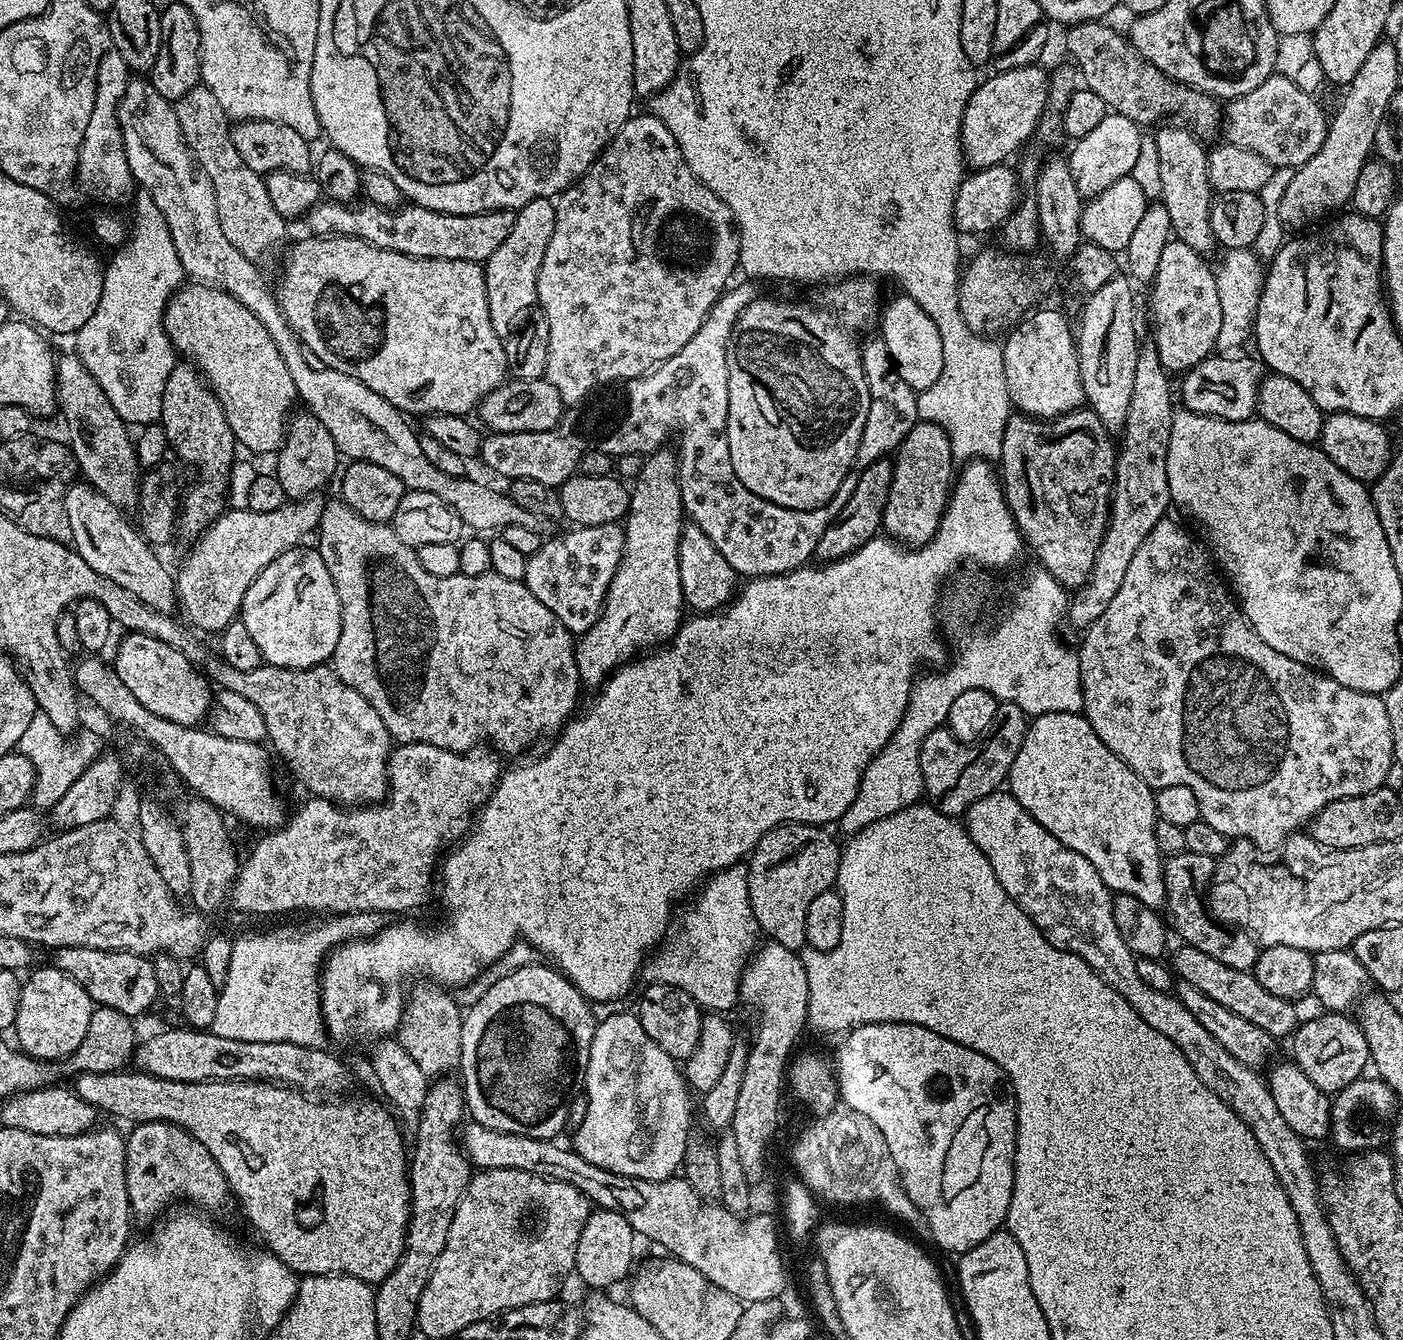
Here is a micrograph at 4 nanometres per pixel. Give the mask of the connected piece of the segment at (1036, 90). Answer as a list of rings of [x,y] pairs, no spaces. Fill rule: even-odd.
[[[1034,63],[1022,66],[1018,70],[996,72],[989,80],[981,79],[977,83],[960,127],[960,147],[964,149],[964,158],[969,169],[979,170],[1005,163],[1009,159],[1007,156],[1014,155],[1039,129],[1040,120],[1048,107],[1050,87],[1049,73],[1047,71],[1044,73],[1040,67],[1039,63]]]

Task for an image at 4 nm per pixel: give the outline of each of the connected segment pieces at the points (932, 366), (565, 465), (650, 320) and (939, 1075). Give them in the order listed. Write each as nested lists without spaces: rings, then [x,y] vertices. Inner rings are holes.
[[[907,294],[899,295],[883,305],[878,320],[879,335],[886,342],[886,350],[890,350],[898,374],[919,394],[934,386],[938,374],[942,374],[942,338],[938,338],[938,326],[930,322],[930,314],[926,314],[914,298]]]
[[[567,411],[550,430],[537,432],[493,432],[483,437],[479,459],[492,472],[505,476],[511,482],[530,478],[534,482],[542,482],[546,486],[559,489],[572,475],[577,473],[581,462],[581,453],[587,451],[588,442],[582,436],[574,434],[572,426],[576,418],[575,411]]]
[[[651,114],[629,116],[620,133],[604,147],[595,164],[575,184],[555,197],[554,203],[556,205],[554,238],[550,238],[550,246],[546,246],[546,254],[538,270],[536,287],[539,311],[544,312],[550,322],[550,355],[546,358],[544,379],[550,382],[550,386],[554,386],[554,390],[558,390],[566,406],[576,406],[572,404],[582,403],[595,388],[600,388],[603,384],[612,384],[615,380],[627,382],[648,375],[662,362],[674,358],[674,354],[678,354],[678,350],[682,350],[682,346],[686,346],[686,342],[690,342],[690,338],[698,334],[706,314],[729,287],[733,279],[732,271],[734,273],[737,271],[740,262],[740,238],[734,227],[730,206],[726,206],[726,202],[722,202],[722,198],[718,198],[718,194],[714,194],[710,186],[703,184],[692,173],[690,166],[682,158],[678,142],[674,142],[674,134],[670,134],[664,123]],[[683,232],[696,232],[696,272],[692,268],[679,268],[676,264],[668,264],[667,258],[660,253],[660,236],[680,236]]]
[[[857,1024],[845,1036],[848,1037],[837,1046],[836,1058],[834,1057],[839,1099],[843,1107],[850,1108],[849,1110],[858,1115],[865,1115],[875,1123],[878,1130],[882,1130],[882,1137],[886,1138],[900,1172],[899,1182],[905,1188],[906,1195],[914,1200],[918,1210],[926,1214],[929,1227],[933,1231],[935,1247],[963,1254],[978,1246],[978,1242],[986,1242],[990,1234],[1001,1231],[1005,1227],[1010,1210],[1016,1169],[1016,1102],[1001,1068],[990,1058],[986,1058],[986,1054],[978,1054],[978,1050],[970,1050],[958,1042],[950,1042],[950,1038],[942,1038],[942,1034],[934,1034],[934,1030],[926,1030],[926,1026],[917,1024]]]

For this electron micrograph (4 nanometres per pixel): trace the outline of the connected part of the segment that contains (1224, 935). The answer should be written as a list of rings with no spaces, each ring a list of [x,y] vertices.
[[[1187,850],[1169,855],[1164,860],[1166,920],[1171,931],[1175,935],[1177,932],[1187,947],[1202,950],[1202,954],[1210,954],[1210,958],[1218,958],[1218,962],[1226,962],[1226,966],[1234,966],[1234,970],[1252,972],[1260,953],[1256,941],[1243,928],[1228,927],[1228,929],[1215,924],[1204,909],[1204,900],[1200,895],[1203,894],[1207,884],[1209,887],[1213,883],[1217,867],[1217,861],[1213,857],[1194,854]]]

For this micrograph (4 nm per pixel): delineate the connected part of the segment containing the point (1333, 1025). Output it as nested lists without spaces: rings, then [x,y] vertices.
[[[1325,1011],[1324,1016],[1316,1016],[1297,1027],[1291,1037],[1291,1059],[1318,1086],[1318,1090],[1335,1094],[1341,1092],[1350,1082],[1361,1079],[1365,1075],[1364,1067],[1370,1064],[1368,1043],[1362,1034],[1359,1023],[1351,1020],[1351,1015]]]

